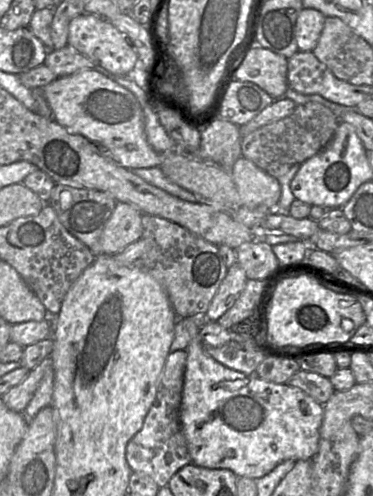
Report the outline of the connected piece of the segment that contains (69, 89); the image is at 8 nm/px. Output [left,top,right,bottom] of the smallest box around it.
[43,70,164,168]

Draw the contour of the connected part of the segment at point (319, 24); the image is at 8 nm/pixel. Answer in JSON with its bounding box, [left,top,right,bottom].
[295,8,325,52]

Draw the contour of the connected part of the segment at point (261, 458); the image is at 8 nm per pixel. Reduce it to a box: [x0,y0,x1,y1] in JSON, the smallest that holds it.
[179,336,323,479]

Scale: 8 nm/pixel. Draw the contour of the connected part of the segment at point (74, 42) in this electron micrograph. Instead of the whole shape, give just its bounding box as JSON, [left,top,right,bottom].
[67,13,137,76]

